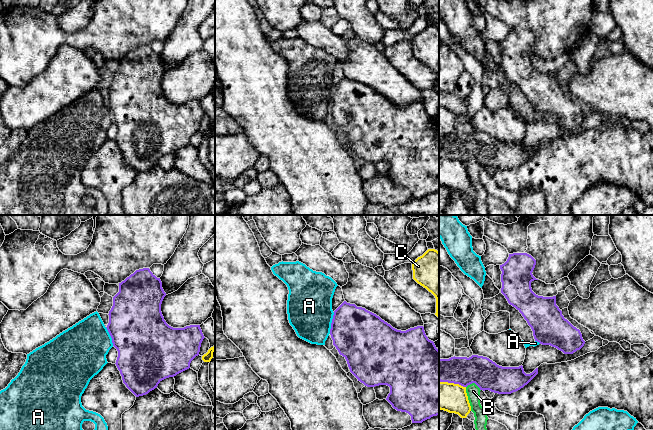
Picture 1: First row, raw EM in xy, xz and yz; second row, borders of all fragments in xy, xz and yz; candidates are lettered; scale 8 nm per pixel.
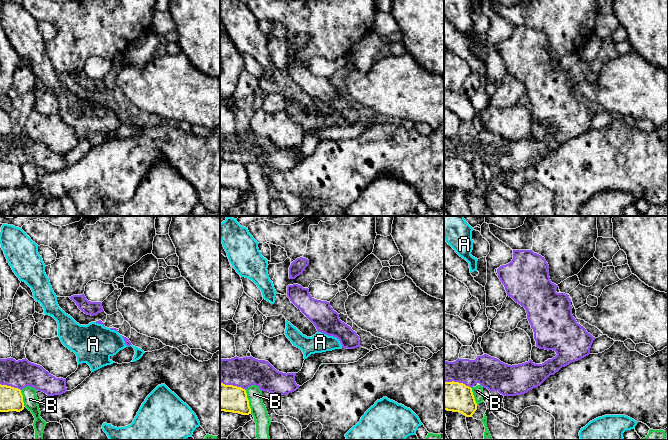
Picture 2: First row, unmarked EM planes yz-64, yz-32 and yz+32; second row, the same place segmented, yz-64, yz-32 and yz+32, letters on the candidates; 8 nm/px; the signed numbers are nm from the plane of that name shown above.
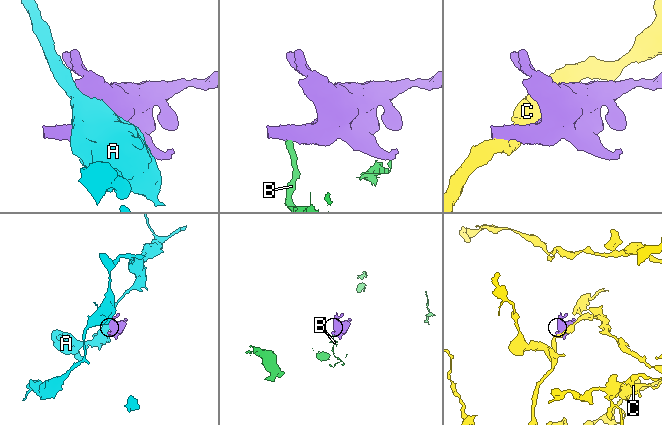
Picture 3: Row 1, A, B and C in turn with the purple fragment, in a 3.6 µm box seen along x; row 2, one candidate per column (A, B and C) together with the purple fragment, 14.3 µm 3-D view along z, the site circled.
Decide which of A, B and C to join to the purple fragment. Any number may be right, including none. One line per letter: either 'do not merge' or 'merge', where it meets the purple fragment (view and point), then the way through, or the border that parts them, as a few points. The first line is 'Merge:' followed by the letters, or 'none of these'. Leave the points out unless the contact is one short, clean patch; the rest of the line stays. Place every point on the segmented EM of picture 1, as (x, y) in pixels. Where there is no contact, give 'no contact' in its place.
Merge: none of these
A: do not merge; meets purple in xz at (331, 323); border along xz (334, 312), (329, 333)
B: do not merge; meets purple in yz at (474, 382); border along yz (466, 386), (474, 383), (480, 390)
C: do not merge; meets purple in yz at (452, 382); border along yz (439, 380), (458, 383), (465, 387)

